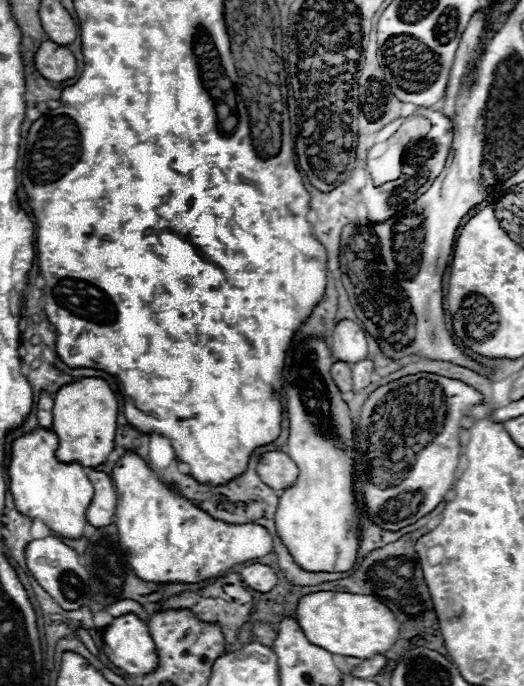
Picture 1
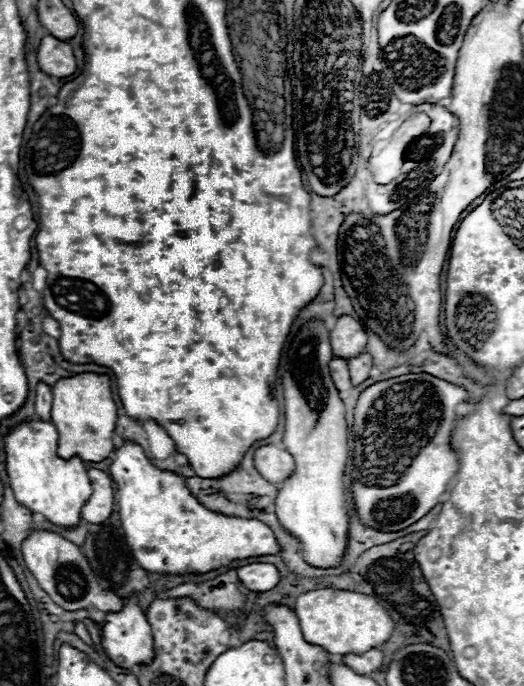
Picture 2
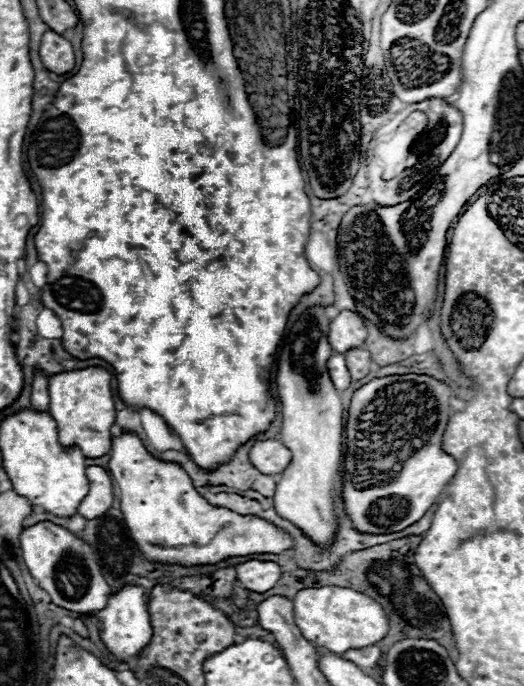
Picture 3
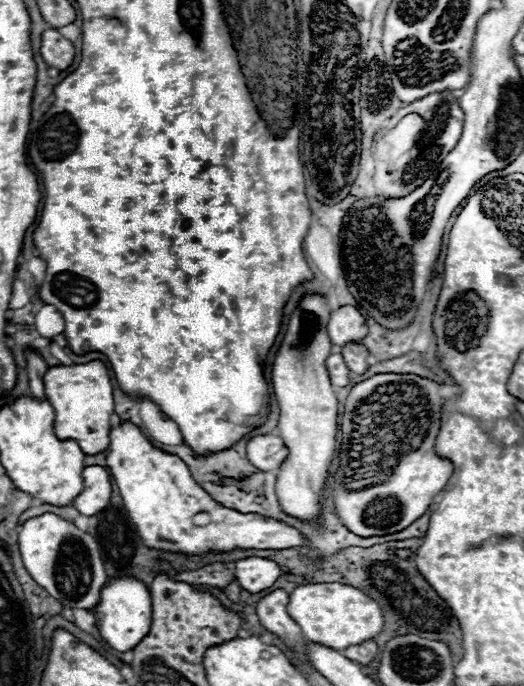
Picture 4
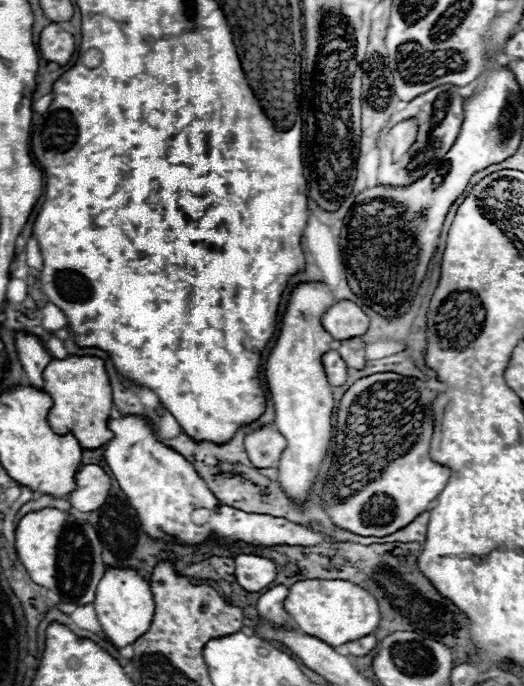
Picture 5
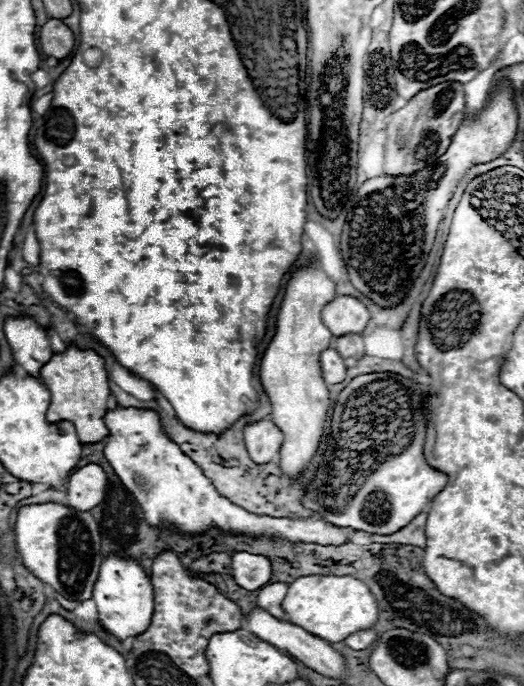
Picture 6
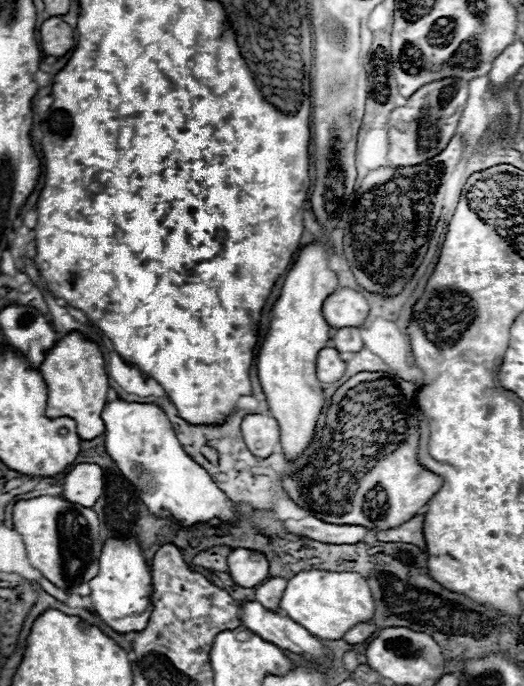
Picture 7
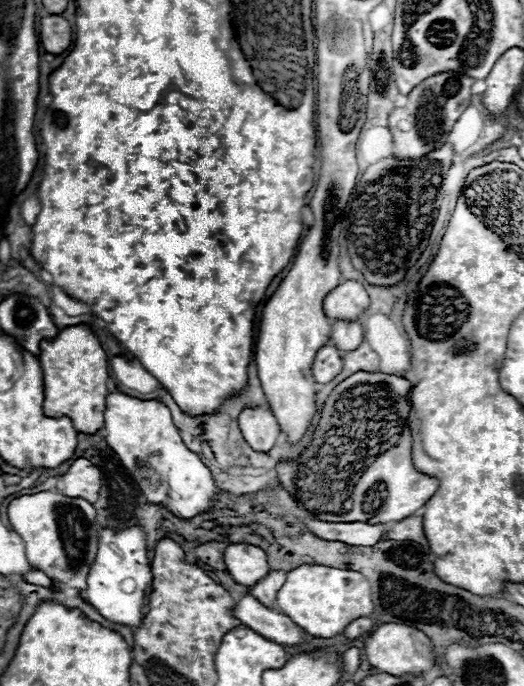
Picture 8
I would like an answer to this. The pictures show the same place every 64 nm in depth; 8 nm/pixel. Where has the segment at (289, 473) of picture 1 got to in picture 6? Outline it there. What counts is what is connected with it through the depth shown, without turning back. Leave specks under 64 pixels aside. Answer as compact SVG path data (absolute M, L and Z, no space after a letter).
M260 420L256 424L246 426L244 442L250 458L256 464L268 464L274 458L278 458L284 436L272 420Z

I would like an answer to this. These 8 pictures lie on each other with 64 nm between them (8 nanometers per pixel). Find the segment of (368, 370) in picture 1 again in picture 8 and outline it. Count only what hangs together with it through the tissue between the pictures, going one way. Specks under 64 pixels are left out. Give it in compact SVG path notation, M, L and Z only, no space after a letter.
M334 322L332 324L332 340L338 350L356 350L362 344L362 326L360 322Z

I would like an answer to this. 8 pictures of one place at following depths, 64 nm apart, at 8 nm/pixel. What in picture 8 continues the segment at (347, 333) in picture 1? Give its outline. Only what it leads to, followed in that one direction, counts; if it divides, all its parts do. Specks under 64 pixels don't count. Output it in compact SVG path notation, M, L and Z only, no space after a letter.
M342 282L338 288L328 292L324 300L324 312L326 316L336 320L358 320L358 316L370 306L370 298L364 290L362 282Z

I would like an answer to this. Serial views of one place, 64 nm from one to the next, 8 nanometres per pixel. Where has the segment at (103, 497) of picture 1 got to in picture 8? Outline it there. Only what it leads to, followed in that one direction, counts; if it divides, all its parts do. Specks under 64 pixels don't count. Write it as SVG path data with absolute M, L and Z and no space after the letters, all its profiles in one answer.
M78 458L70 466L70 470L62 476L62 494L68 498L84 498L94 504L102 486L102 472L92 462Z

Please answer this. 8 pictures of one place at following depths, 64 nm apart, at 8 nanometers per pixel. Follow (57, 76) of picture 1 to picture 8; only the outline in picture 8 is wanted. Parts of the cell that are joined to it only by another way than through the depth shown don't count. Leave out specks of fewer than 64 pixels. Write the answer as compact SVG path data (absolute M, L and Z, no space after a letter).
M58 14L40 20L40 44L50 54L62 54L72 44L72 26Z

